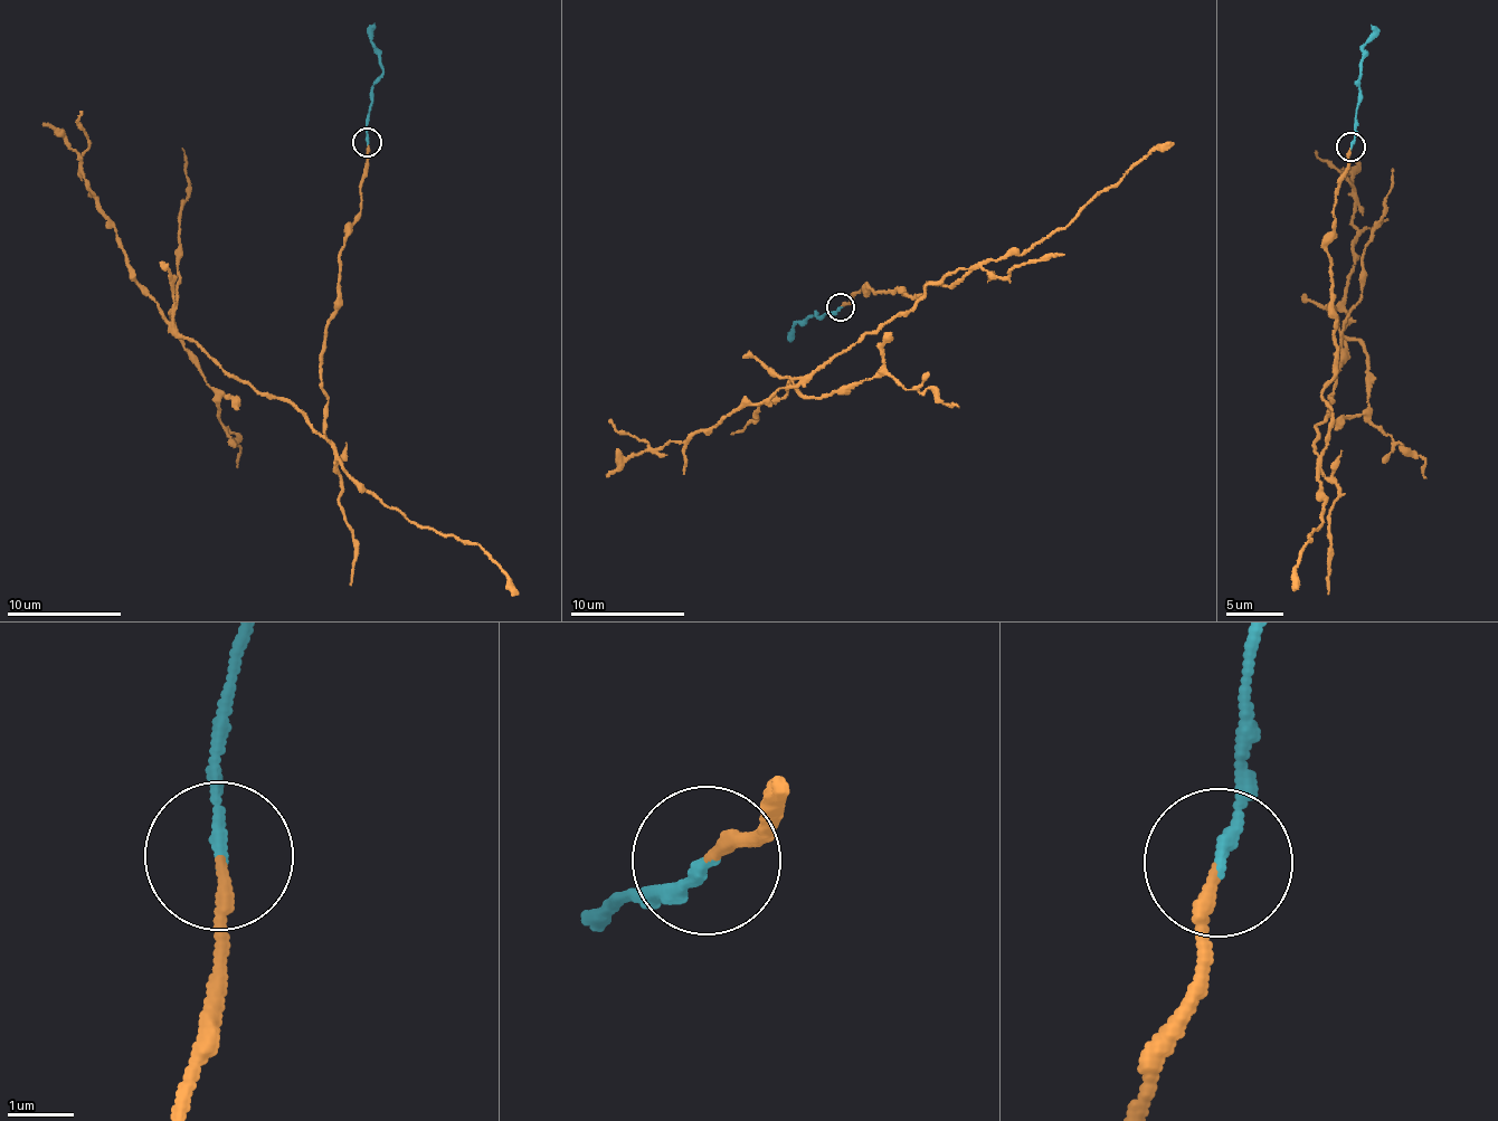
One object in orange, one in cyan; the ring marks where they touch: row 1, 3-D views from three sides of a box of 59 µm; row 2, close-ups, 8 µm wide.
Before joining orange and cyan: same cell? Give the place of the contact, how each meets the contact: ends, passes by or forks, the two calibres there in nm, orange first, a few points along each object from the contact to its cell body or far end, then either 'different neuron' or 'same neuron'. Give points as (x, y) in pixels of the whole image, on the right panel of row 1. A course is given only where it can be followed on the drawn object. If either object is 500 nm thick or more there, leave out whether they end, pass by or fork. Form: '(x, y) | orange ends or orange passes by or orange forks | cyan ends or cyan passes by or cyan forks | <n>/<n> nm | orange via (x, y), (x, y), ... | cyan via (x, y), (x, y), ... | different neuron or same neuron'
(1350, 146) | orange ends | cyan ends | 170/160 nm | orange via (1352, 146), (1327, 246), (1331, 430), (1315, 453), (1343, 355), (1356, 201), (1316, 150) | cyan via (1352, 146), (1363, 44), (1372, 32), (1371, 24) | different neuron

